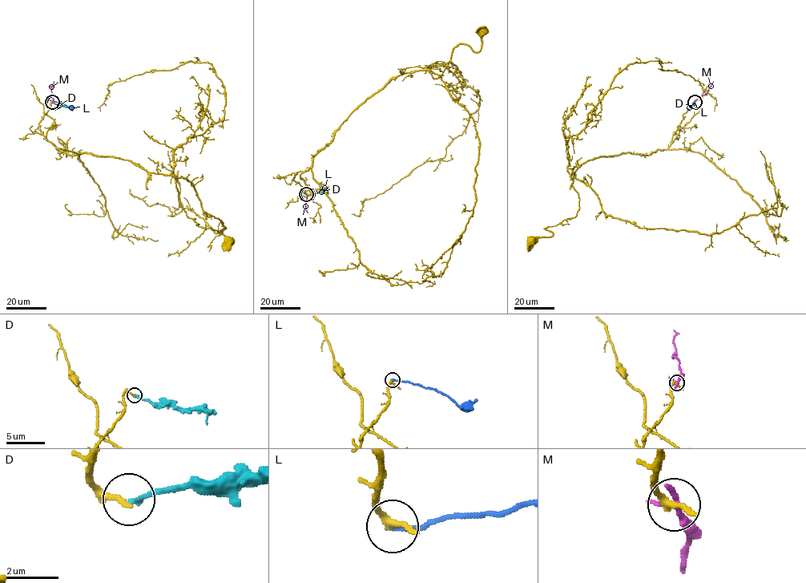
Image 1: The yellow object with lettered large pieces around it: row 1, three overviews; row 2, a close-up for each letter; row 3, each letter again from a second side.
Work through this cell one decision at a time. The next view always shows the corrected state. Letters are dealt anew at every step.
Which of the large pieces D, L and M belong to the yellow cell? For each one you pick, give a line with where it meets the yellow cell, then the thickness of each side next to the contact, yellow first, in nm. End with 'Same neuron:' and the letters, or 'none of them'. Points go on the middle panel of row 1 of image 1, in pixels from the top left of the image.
Same neuron: none of them

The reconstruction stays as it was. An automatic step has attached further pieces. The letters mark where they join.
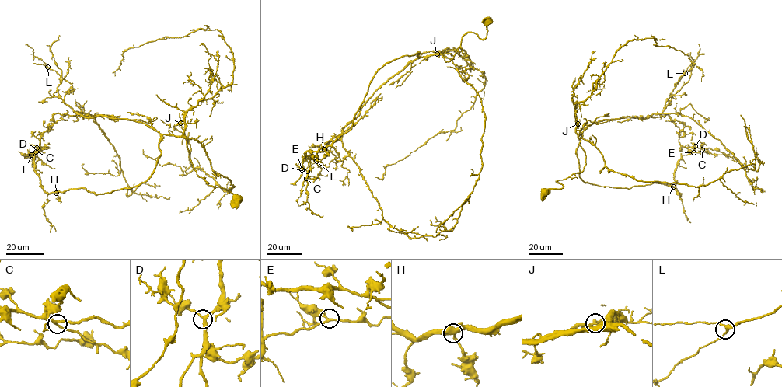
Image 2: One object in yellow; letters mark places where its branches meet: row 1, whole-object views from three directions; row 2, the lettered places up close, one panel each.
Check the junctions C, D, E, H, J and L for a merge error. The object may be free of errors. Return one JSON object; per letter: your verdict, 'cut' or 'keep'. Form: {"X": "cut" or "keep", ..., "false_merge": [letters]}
{"C": "keep", "D": "keep", "E": "keep", "H": "keep", "J": "cut", "L": "keep", "false_merge": ["J"]}

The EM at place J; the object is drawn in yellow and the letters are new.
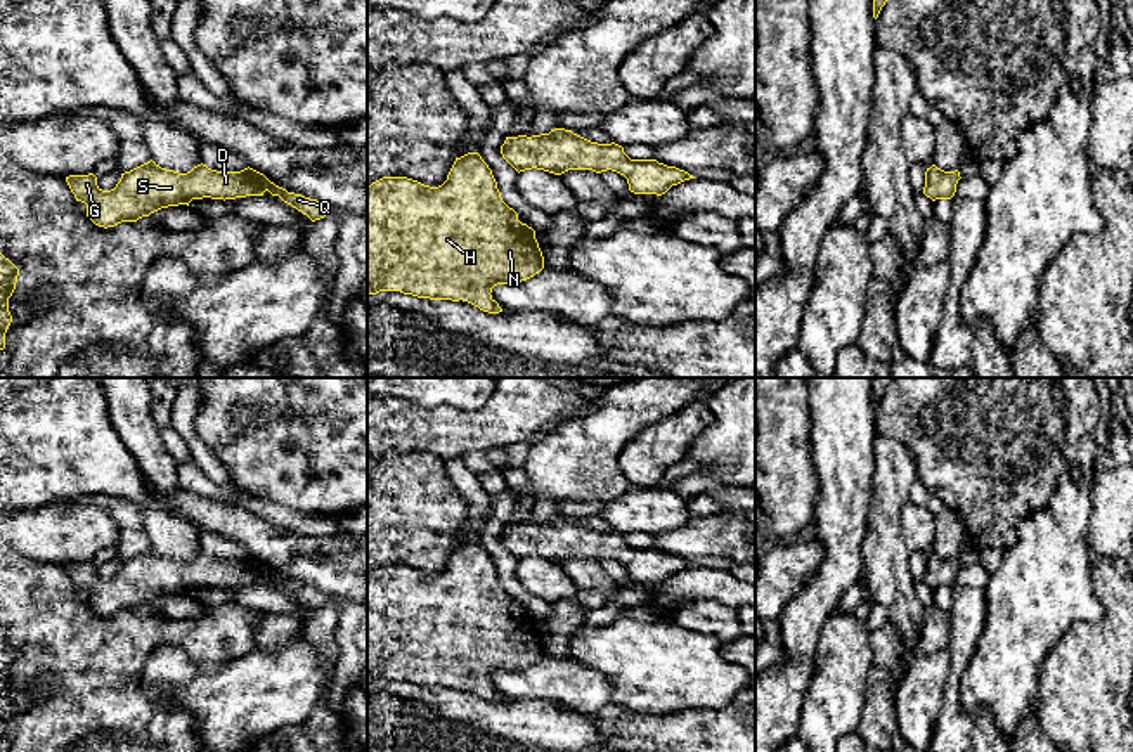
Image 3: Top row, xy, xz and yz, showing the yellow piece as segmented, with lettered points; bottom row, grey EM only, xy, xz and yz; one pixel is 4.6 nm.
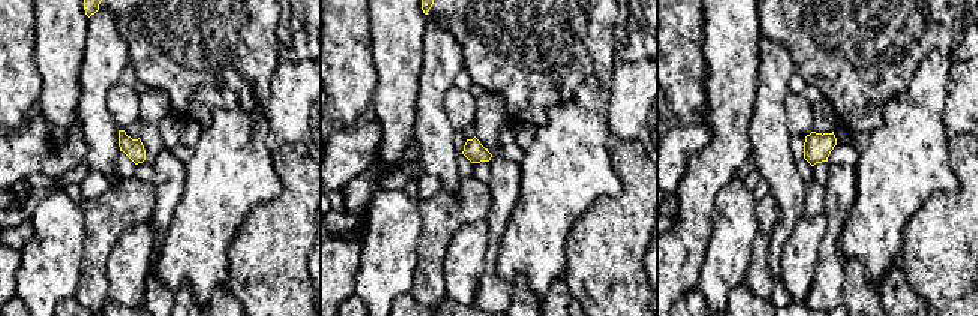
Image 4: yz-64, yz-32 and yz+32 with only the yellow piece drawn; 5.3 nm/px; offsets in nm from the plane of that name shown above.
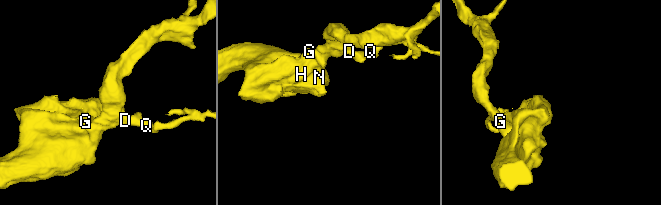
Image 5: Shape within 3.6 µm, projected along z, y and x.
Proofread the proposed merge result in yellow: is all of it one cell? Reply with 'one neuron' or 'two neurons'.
two neurons

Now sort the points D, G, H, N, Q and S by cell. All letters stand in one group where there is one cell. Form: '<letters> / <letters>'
D G H N S / Q

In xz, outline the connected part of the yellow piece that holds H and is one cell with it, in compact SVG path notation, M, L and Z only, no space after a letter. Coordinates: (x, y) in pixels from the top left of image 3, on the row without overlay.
M478 541L456 546L447 568L438 575L407 565L383 565L367 575L367 684L400 679L418 686L468 690L489 702L502 697L492 686L497 672L521 671L544 657L535 619L518 608L497 577L489 553Z

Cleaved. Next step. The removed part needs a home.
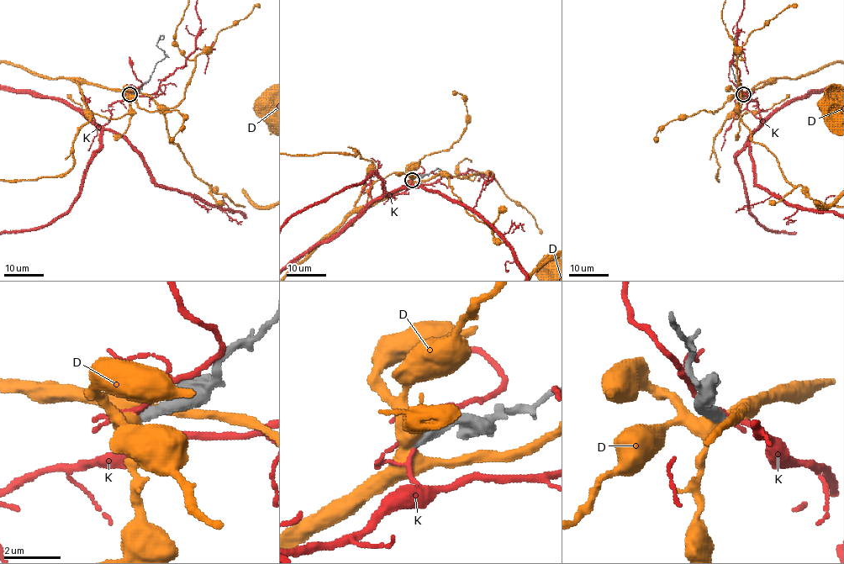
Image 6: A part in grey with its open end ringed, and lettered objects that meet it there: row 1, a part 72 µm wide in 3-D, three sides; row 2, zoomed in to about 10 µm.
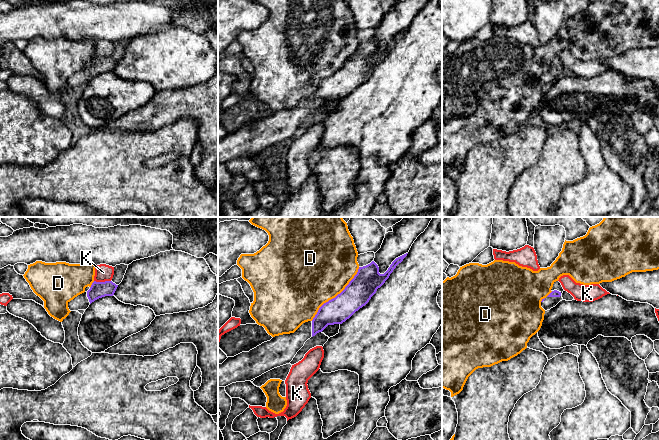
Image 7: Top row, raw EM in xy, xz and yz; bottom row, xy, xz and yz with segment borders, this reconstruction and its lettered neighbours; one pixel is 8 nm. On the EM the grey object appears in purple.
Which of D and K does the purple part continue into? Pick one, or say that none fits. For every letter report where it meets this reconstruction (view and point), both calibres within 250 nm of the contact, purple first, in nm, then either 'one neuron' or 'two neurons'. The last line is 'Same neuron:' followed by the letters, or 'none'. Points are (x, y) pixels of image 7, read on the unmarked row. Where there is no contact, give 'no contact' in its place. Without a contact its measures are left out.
D: meets purple in xz at (337, 71); 220 nm thick on the purple side, 500 nm on the other; two neurons
K: meets purple in xy at (102, 58); 130 nm thick on the purple side, 140 nm on the other; two neurons
Same neuron: none

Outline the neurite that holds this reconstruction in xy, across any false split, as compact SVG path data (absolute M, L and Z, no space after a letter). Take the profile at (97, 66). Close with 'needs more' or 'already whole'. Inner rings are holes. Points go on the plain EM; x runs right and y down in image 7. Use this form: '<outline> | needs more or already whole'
M94 57L87 68L78 71L68 78L68 84L70 87L86 86L95 76L105 72L113 72L117 63L118 61L112 57Z | needs more

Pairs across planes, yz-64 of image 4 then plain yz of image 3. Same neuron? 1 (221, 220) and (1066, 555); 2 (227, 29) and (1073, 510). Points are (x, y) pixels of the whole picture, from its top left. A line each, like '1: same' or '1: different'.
1: same
2: different

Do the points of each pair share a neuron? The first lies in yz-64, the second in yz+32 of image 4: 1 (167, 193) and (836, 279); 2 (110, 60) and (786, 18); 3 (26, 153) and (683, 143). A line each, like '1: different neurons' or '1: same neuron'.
1: same neuron
2: different neurons
3: same neuron

